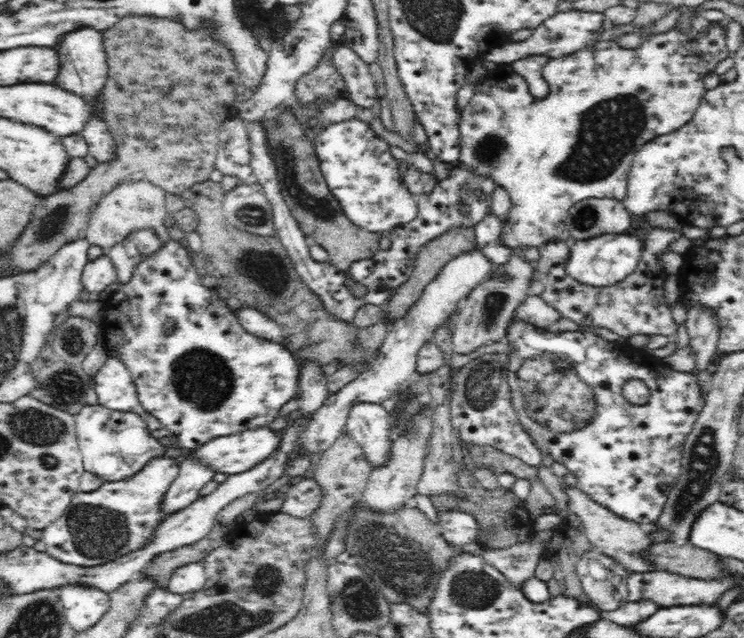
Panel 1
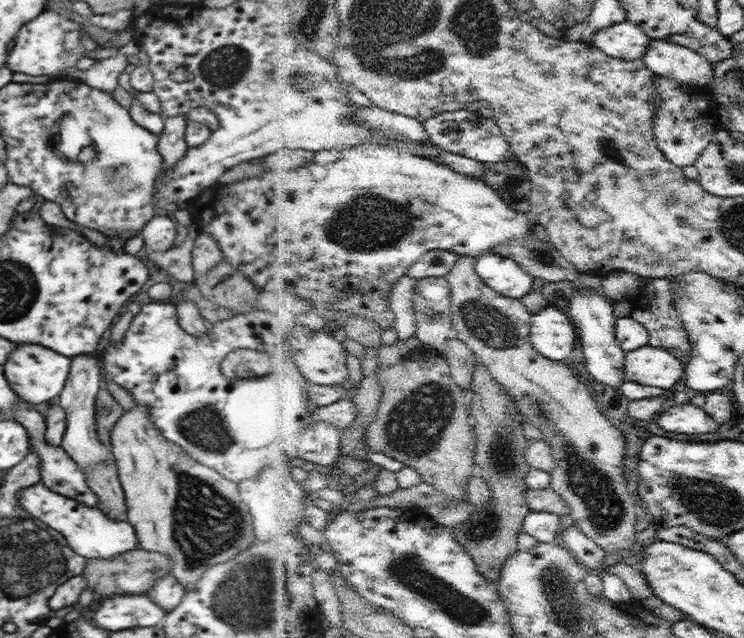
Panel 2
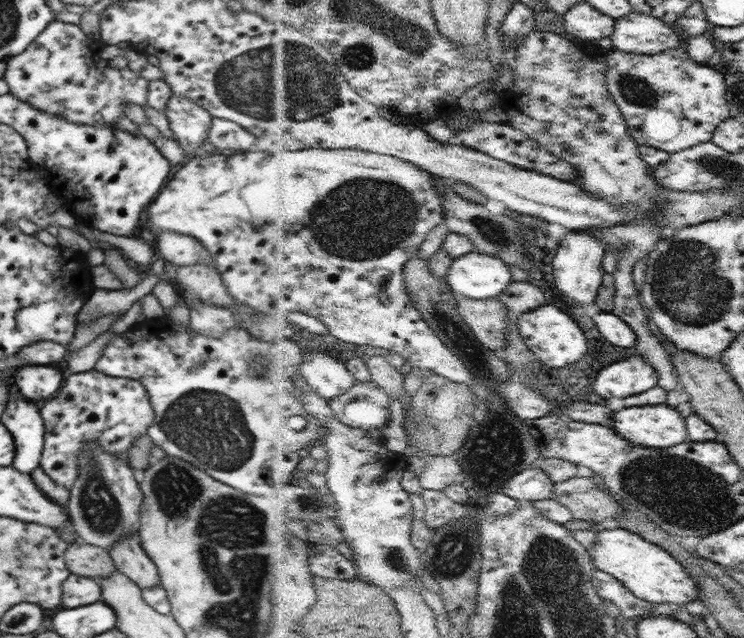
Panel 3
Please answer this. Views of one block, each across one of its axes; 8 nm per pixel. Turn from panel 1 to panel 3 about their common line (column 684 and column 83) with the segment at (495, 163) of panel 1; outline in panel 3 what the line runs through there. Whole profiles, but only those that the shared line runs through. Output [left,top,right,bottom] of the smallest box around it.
[4,19,149,130]

